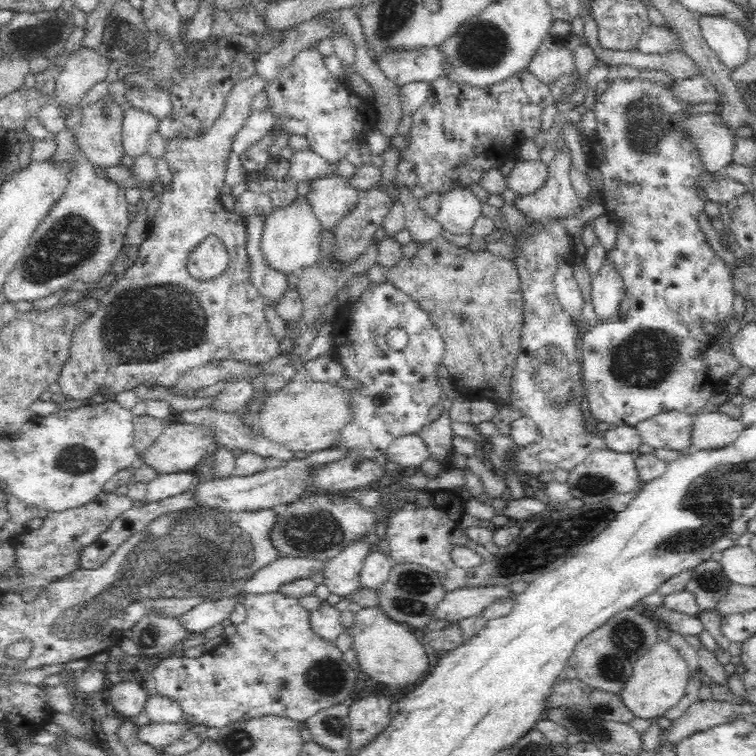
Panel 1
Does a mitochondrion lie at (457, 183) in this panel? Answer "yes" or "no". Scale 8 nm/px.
no

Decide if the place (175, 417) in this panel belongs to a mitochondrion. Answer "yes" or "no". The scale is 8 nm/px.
no

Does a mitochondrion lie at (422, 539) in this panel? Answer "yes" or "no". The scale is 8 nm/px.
no

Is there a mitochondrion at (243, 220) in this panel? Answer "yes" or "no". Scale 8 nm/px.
no

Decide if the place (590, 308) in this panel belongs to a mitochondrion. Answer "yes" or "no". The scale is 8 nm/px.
no

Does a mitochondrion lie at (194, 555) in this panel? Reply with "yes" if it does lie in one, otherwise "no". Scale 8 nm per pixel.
yes

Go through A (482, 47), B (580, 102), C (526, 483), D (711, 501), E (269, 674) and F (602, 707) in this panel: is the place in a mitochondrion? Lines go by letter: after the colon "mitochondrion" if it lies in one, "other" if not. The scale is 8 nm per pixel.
A: mitochondrion
B: other
C: other
D: mitochondrion
E: other
F: mitochondrion

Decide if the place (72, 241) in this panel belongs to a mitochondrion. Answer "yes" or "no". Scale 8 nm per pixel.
yes

